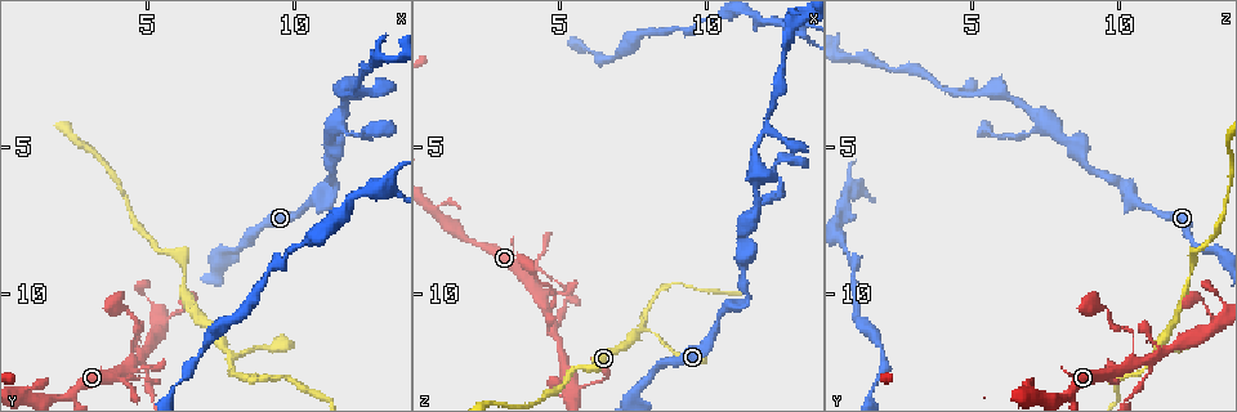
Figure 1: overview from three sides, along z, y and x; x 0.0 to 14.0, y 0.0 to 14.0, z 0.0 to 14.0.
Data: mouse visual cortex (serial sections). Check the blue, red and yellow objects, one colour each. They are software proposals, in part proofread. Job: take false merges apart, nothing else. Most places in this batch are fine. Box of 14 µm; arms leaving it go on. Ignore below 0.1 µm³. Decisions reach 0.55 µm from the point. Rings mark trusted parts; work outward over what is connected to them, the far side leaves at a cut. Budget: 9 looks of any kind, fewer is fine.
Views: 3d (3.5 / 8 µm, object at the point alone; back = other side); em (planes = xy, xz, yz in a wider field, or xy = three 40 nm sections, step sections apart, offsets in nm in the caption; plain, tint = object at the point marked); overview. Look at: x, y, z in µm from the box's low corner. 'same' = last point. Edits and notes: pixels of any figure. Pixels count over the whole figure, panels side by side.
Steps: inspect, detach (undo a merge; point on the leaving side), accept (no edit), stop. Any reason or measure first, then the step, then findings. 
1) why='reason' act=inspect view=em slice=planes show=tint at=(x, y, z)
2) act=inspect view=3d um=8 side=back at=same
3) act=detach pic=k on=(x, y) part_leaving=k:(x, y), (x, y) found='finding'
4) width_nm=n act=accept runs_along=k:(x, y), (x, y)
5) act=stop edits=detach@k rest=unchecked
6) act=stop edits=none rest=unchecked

why='sharp bend' act=inspect view=3d um=3.5 at=(7.7, 12.0, 11.2)

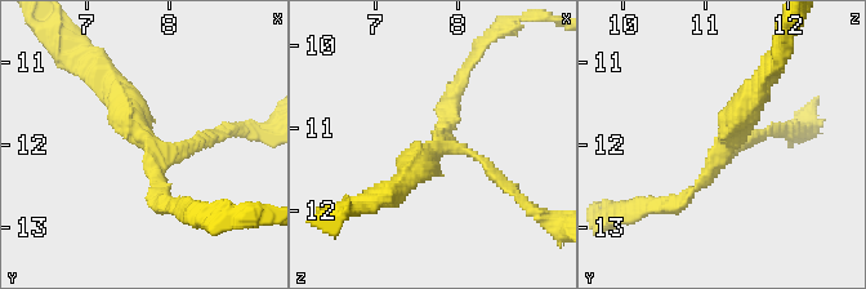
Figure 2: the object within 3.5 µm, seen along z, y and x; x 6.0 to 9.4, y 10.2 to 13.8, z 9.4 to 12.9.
arms=3 arm_widths_nm=150,150,350 why='shape alone is not enough' act=inspect view=em slice=xy step=3 show=tint at=(7.80, 12.05, 11.25)

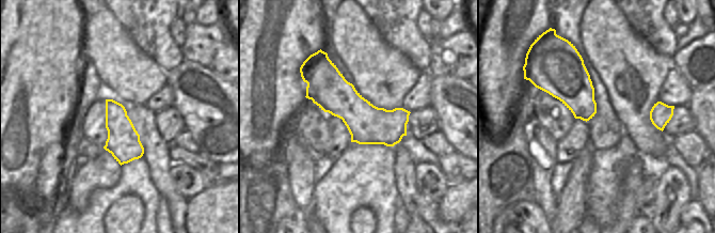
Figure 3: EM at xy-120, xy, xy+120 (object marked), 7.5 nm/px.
width_nm=300 act=accept runs_along=2:(763, 83), (710, 174), (666, 205) found='continuous, no second cell'

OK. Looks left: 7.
why='thick turns thin' act=inspect view=3d um=3.5 at=(10.7, 6.9, 10.5)

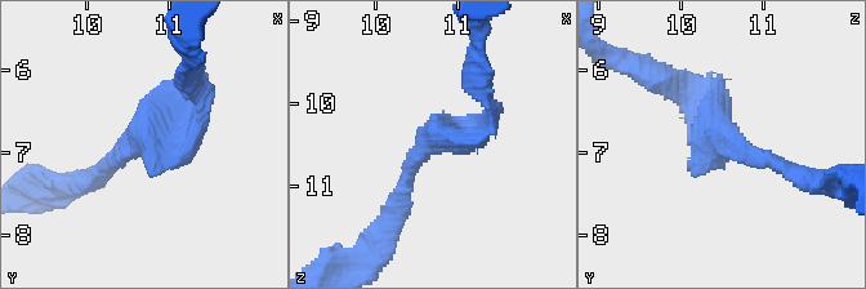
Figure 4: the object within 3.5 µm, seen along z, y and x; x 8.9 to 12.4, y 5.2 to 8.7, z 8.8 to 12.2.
why='need the tissue' act=inspect view=em slice=planes show=tint at=(10.75, 6.80, 10.45)

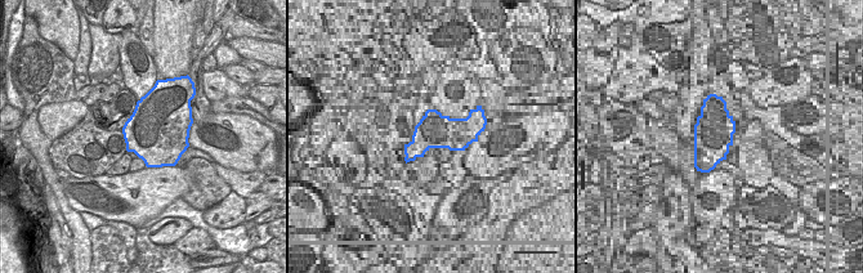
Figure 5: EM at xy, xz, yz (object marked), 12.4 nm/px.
width_nm=800 act=accept runs_along=4:(396, 204), (419, 154), (490, 114) found='continuous, no second cell'

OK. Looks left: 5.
why='sudden change in width' act=inspect view=3d um=3.5 at=(12.1, 3.1, 4.4)

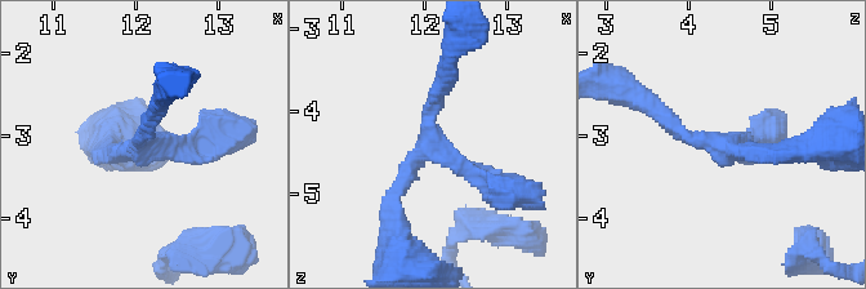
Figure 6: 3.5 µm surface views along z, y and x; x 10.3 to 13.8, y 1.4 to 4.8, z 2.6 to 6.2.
arms=3 arm_widths_nm=200,200,200 why='shape alone is not enough' act=inspect view=em slice=xy step=2 show=tint at=(12.10, 3.10, 4.45)

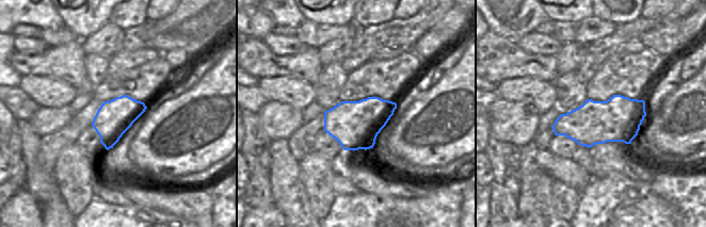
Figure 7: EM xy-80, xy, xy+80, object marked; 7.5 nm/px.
act=accept found='continuous, no second cell'

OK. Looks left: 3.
why='thick turns thin' act=inspect view=3d um=3.5 at=(12.8, 2.0, 1.0)

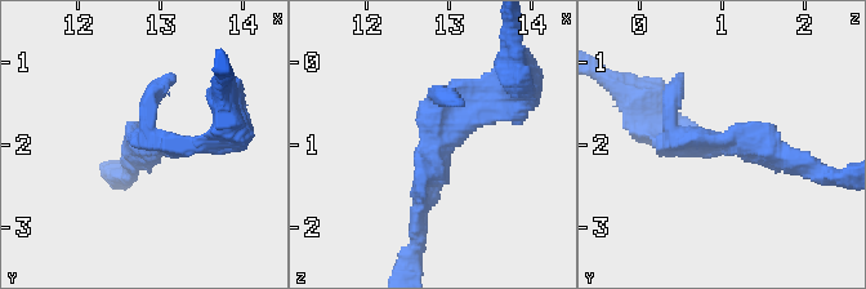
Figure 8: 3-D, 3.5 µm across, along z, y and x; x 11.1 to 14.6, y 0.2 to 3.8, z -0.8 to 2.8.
act=inspect view=em slice=xy step=5 show=tint at=(12.90, 2.00, 1.00)

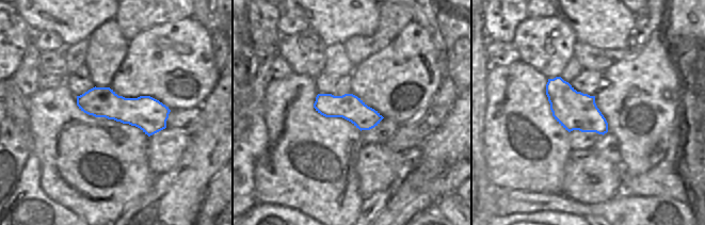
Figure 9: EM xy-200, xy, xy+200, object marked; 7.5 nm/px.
act=inspect view=em slice=xy step=2 show=tint at=same

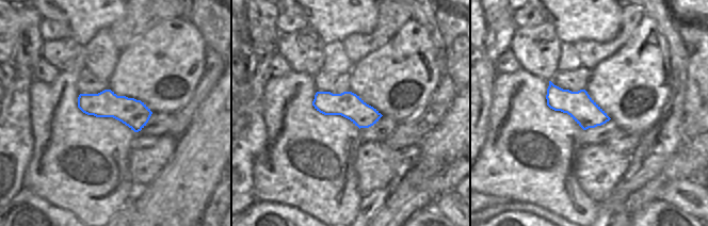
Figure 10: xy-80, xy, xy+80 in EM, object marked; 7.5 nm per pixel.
width_nm=190 act=accept runs_along=8:(416, 218), (447, 136), (510, 96) found='continuous, no second cell'

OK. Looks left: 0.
act=stop edits=none rest=unchecked

